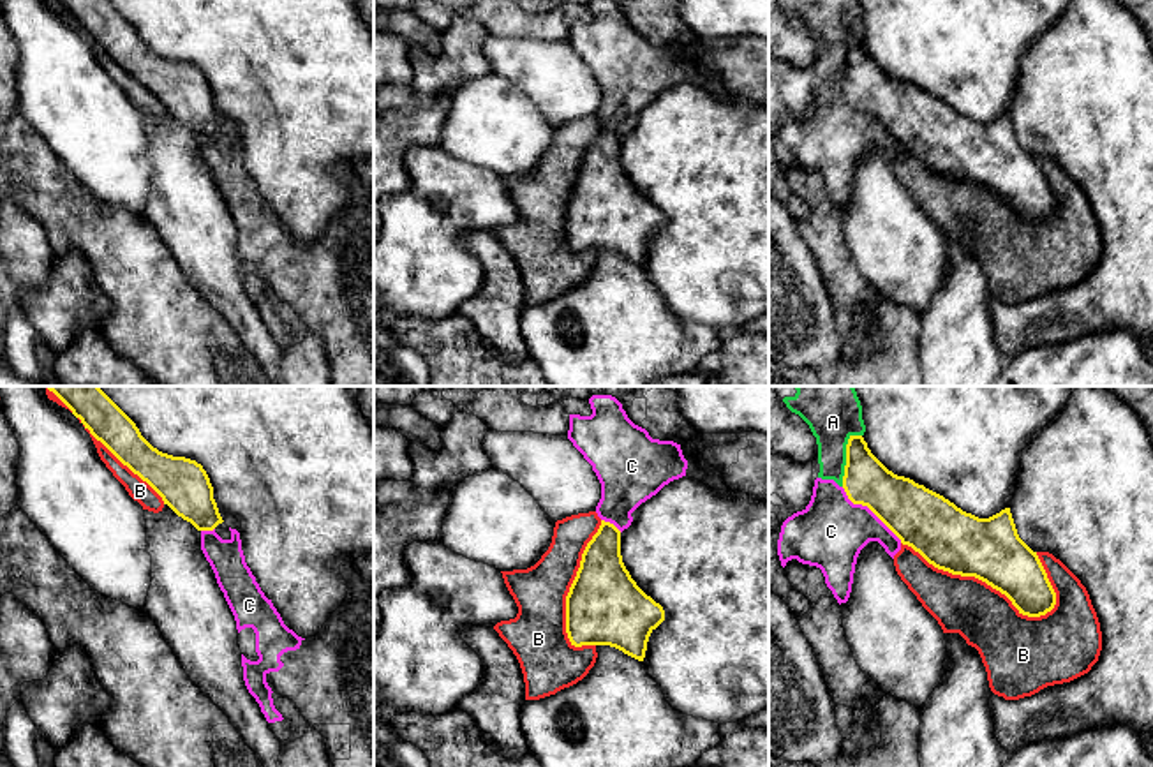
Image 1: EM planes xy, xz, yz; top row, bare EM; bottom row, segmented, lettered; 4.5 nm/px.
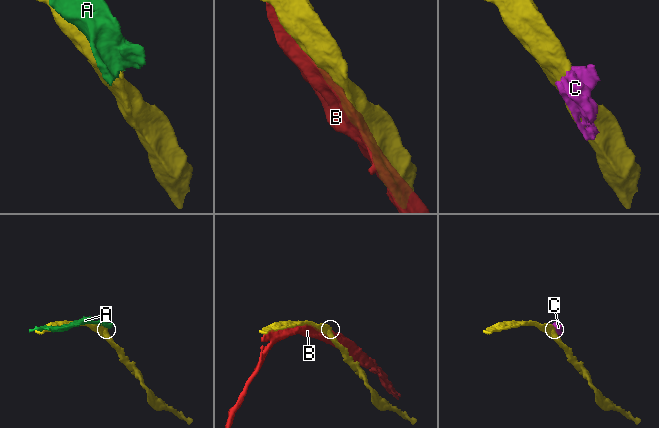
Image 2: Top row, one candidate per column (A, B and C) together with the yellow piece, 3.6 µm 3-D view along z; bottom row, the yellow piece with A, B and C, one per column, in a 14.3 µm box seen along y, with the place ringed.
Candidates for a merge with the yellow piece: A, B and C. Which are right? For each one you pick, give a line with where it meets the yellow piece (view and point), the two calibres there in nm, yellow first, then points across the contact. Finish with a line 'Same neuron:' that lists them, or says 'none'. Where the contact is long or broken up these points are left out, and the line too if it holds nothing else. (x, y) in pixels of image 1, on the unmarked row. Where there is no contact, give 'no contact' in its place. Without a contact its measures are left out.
Same neuron: none

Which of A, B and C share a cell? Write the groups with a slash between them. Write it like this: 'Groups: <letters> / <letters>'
Groups: A C / B

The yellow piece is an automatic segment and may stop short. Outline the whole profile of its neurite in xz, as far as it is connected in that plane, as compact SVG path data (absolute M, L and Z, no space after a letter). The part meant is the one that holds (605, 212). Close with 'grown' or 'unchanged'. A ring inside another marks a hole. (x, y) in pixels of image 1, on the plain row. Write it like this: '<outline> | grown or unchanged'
M601 125L566 201L571 250L610 250L643 266L649 242L663 226L663 212L636 190L622 168L621 136Z | unchanged

